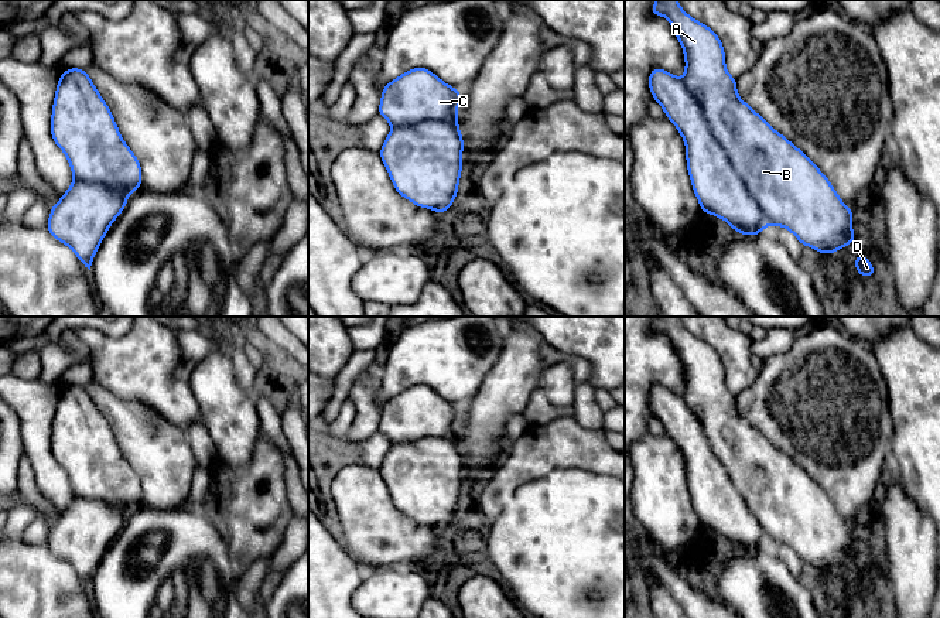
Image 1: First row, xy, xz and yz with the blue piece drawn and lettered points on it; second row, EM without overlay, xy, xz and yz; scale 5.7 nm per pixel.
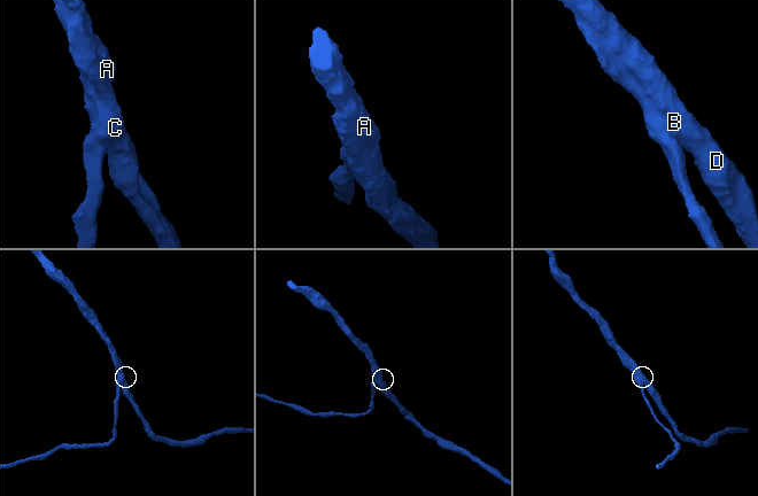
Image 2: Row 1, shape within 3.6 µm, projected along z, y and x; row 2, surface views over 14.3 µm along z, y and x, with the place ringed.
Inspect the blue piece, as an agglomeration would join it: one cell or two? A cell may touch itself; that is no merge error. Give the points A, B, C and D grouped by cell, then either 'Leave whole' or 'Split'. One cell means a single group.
Groups: A B C D. Leave whole

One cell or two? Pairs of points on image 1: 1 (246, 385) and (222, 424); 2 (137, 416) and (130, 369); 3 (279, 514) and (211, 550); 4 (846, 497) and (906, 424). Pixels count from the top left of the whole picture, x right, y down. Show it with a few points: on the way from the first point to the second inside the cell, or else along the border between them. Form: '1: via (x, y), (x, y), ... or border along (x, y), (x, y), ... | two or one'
1: border along (231, 358), (238, 383), (250, 396) | two
2: border along (103, 388), (120, 398), (143, 402), (163, 417) | two
3: border along (205, 516), (225, 543), (231, 576) | two
4: border along (888, 410), (892, 419), (891, 458) | two

